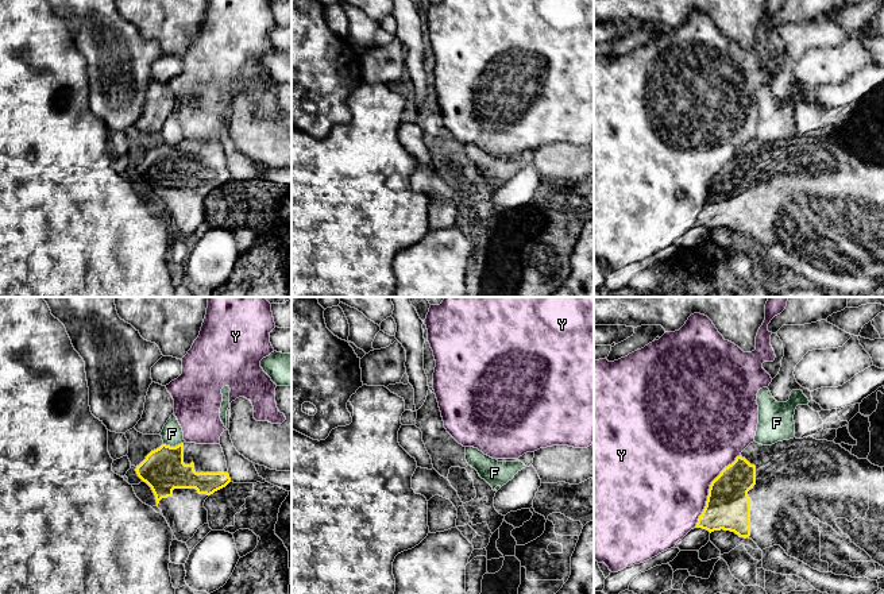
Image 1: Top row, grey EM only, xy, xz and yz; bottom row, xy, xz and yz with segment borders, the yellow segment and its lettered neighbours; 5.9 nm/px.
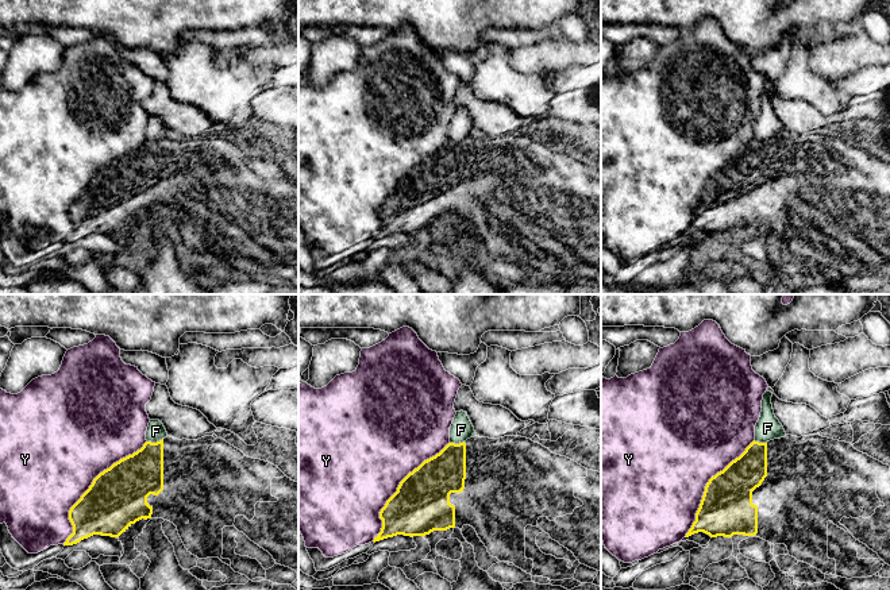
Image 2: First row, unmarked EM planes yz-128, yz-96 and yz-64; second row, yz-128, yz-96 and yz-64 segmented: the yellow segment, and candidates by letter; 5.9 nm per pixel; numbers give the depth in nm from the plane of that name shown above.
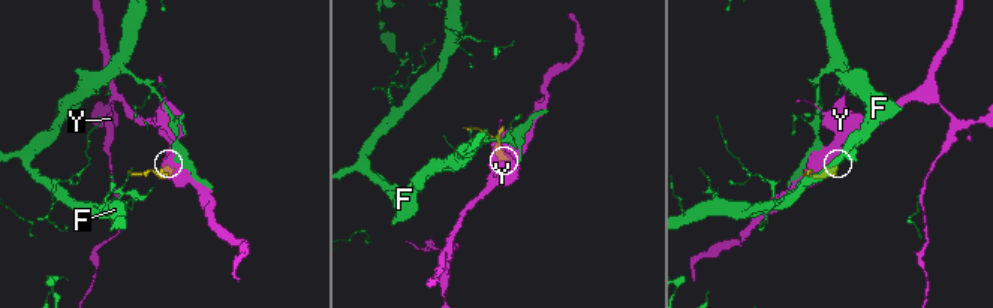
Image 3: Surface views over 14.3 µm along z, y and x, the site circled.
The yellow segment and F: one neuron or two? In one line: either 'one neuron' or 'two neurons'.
two neurons

